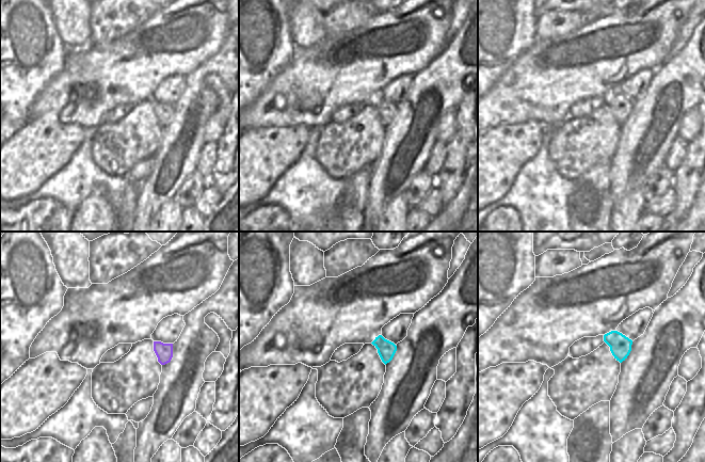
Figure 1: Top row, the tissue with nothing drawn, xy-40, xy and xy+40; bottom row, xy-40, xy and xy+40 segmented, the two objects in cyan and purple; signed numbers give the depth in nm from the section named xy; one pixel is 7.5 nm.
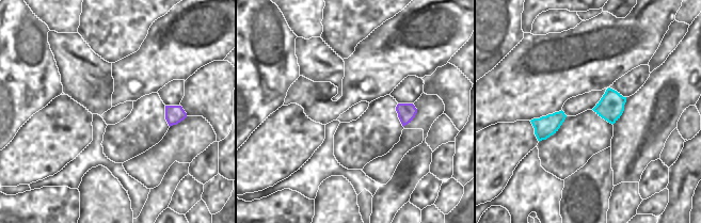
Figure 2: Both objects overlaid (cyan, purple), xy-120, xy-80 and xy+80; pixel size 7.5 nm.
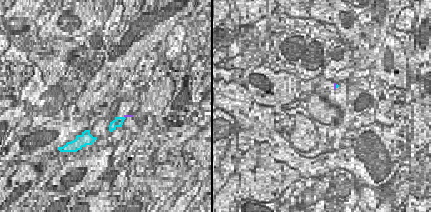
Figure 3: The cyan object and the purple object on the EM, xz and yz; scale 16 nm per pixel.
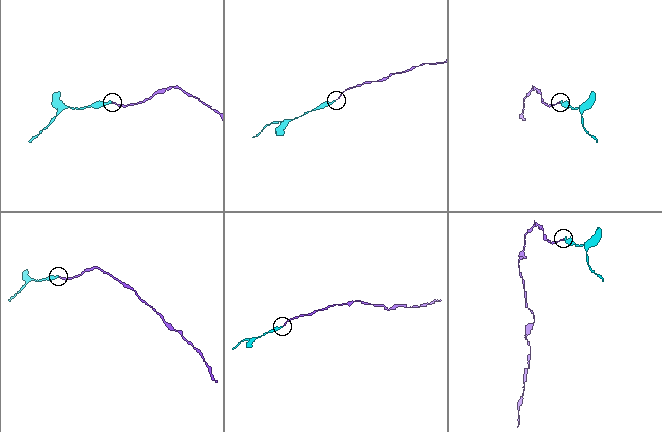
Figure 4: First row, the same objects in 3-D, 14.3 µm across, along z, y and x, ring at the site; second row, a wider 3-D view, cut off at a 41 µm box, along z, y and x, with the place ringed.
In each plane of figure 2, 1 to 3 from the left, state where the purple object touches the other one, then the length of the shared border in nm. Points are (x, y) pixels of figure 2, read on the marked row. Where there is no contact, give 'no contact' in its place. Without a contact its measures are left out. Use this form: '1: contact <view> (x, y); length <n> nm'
1: no contact
2: no contact
3: no contact

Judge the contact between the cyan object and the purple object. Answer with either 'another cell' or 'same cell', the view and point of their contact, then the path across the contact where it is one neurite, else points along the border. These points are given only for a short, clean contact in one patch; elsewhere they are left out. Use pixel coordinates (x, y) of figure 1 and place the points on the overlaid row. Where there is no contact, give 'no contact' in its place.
same cell; no contact

